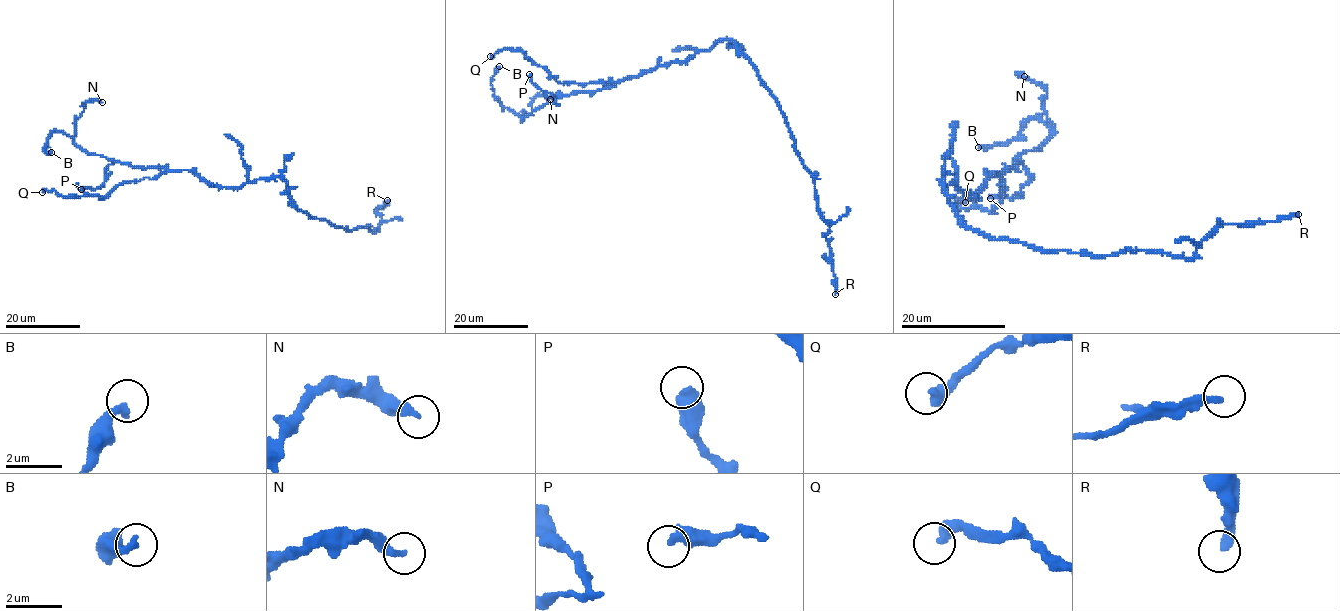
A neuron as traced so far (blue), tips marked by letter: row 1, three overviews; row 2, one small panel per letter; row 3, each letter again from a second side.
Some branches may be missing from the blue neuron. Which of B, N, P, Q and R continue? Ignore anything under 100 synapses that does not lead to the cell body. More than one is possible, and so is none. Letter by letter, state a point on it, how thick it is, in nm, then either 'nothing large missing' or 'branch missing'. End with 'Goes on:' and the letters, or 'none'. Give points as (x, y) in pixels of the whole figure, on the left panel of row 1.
B: (51, 152) | 320 nm | nothing large missing
N: (102, 102) | 340 nm | nothing large missing
P: (81, 189) | 550 nm | nothing large missing
Q: (42, 192) | 440 nm | nothing large missing
R: (387, 200) | 280 nm | branch missing
Goes on: R

